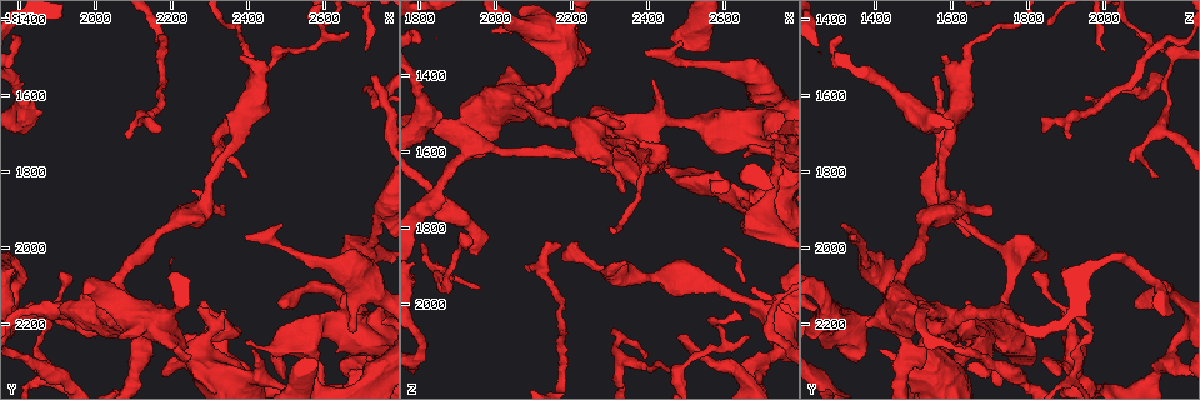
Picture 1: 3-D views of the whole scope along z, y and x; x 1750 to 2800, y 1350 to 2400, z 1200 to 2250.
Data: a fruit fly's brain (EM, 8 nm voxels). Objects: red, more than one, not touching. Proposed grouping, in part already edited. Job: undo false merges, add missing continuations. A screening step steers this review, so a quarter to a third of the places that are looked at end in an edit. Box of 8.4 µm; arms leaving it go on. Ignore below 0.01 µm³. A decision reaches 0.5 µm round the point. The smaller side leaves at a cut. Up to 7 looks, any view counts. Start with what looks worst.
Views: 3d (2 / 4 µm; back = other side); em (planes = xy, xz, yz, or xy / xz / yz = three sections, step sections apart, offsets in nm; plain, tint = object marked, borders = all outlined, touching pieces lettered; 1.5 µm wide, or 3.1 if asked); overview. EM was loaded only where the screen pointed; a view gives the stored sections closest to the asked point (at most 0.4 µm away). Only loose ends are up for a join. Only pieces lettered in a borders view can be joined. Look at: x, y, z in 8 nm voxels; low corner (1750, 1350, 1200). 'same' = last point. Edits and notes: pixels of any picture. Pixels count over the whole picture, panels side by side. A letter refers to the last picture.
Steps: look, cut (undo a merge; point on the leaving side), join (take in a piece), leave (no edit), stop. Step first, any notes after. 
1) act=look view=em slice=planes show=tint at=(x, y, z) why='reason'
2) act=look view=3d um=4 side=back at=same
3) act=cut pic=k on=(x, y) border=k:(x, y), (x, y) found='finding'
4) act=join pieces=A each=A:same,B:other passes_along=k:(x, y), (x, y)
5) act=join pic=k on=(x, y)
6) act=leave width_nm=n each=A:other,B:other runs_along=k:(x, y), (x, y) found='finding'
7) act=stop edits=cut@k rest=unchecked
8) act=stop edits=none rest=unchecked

act=look view=3d um=4 at=(2250, 2280, 1340)

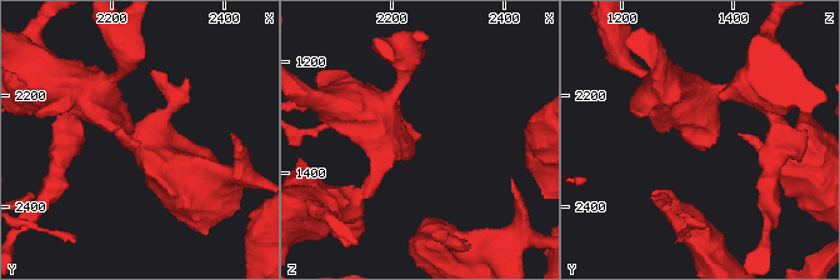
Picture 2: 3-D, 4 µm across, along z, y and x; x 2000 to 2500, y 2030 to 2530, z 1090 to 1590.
act=look view=em slice=planes show=plain at=(2245, 2285, 1335) why='shape alone is not enough'

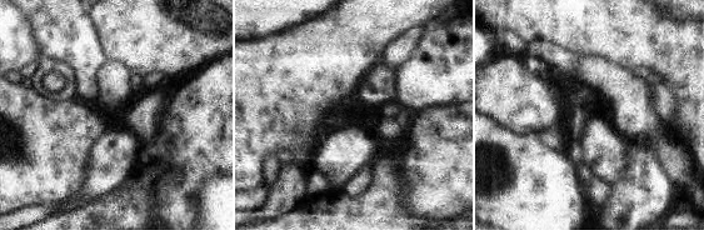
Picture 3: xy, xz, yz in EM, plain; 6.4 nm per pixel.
act=look view=em slice=planes show=borders at=same

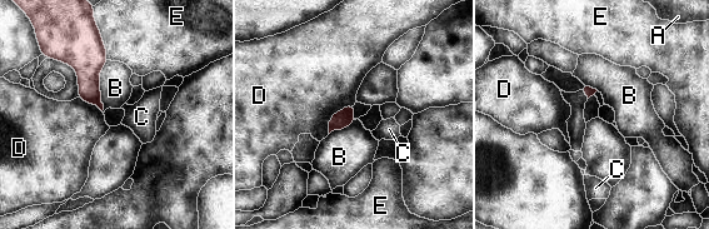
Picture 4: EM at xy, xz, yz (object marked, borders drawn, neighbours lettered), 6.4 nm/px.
act=leave longest_contact=E:360nm each=A:other,B:other,C:other,D:other,E:other border=4:(108, 59), (99, 74), (101, 110) found='none of them fits'

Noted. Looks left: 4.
act=look view=3d um=4 at=(2085, 1710, 1915) why='branch stops here'

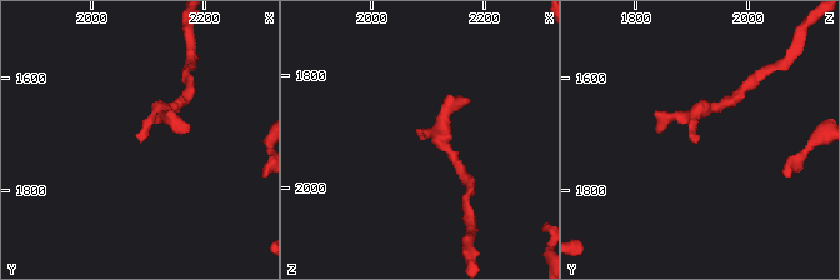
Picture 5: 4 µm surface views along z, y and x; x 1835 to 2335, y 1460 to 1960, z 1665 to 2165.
act=look view=em slice=xz step=4 show=borders at=(2085, 1715, 1910) why='need the tissue'

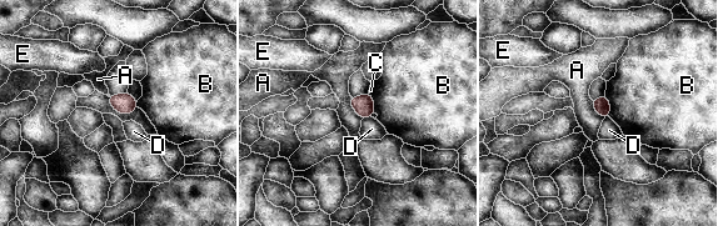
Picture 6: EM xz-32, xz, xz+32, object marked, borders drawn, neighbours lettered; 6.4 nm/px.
act=leave longest_contact=A:170nm each=A:other,B:other,C:other,D:other,E:other border=6:(349, 96), (349, 104), (362, 119) found='none of them fits'

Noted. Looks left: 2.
act=look view=em slice=yz step=8 show=tint at=(2330, 1910, 1710) why='branch stops here'

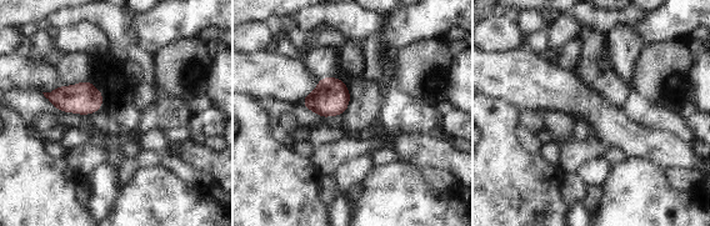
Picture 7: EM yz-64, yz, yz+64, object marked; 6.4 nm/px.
act=look view=em slice=yz step=8 show=borders at=same

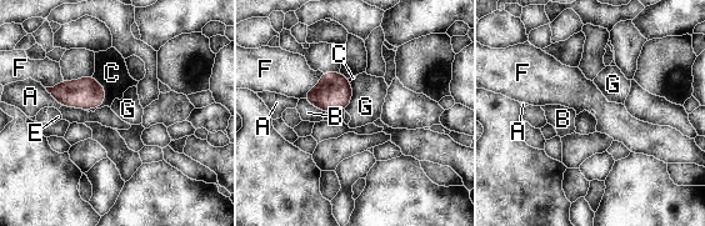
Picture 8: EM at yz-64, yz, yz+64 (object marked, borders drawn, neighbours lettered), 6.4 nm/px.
act=leave longest_contact=C:220nm each=A:other,B:other,C:other,E:other,F:other,G:other border=8:(350, 83), (351, 99), (344, 109) found='none of them fits'

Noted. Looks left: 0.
act=stop edits=none rest=unchecked

